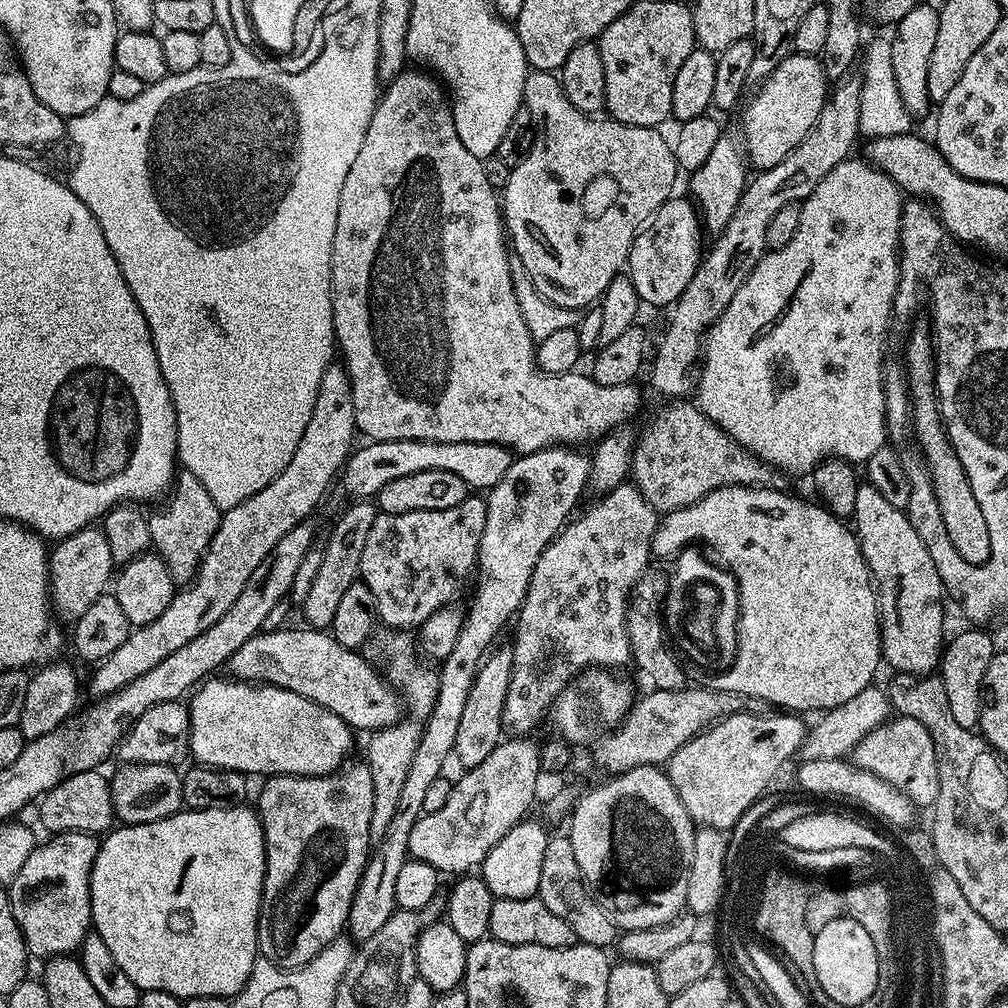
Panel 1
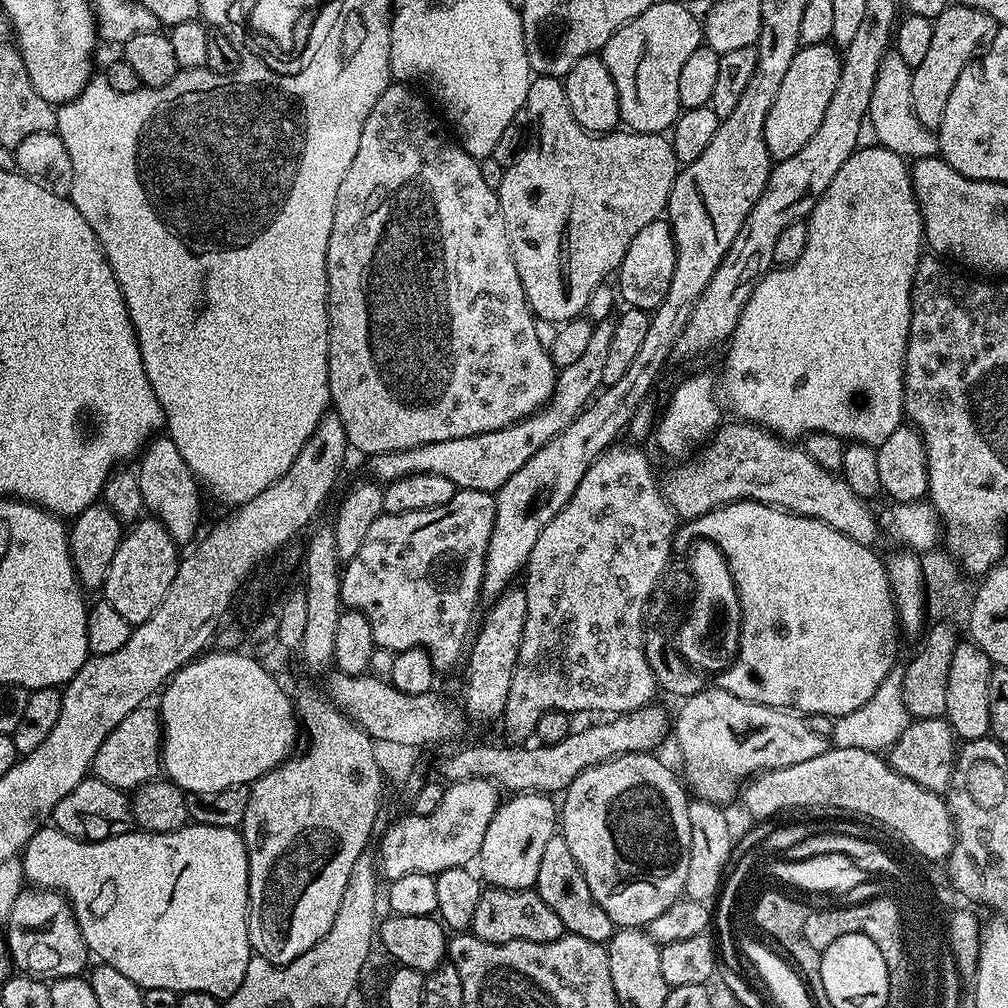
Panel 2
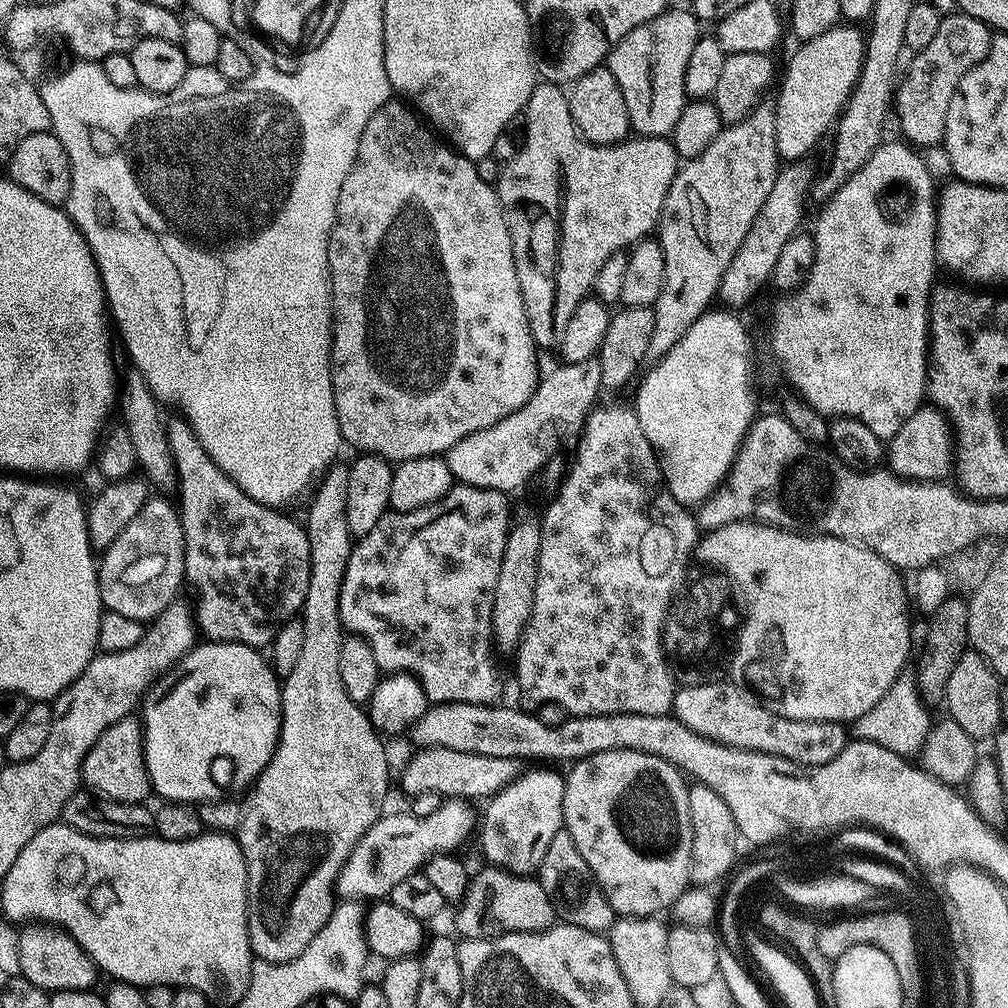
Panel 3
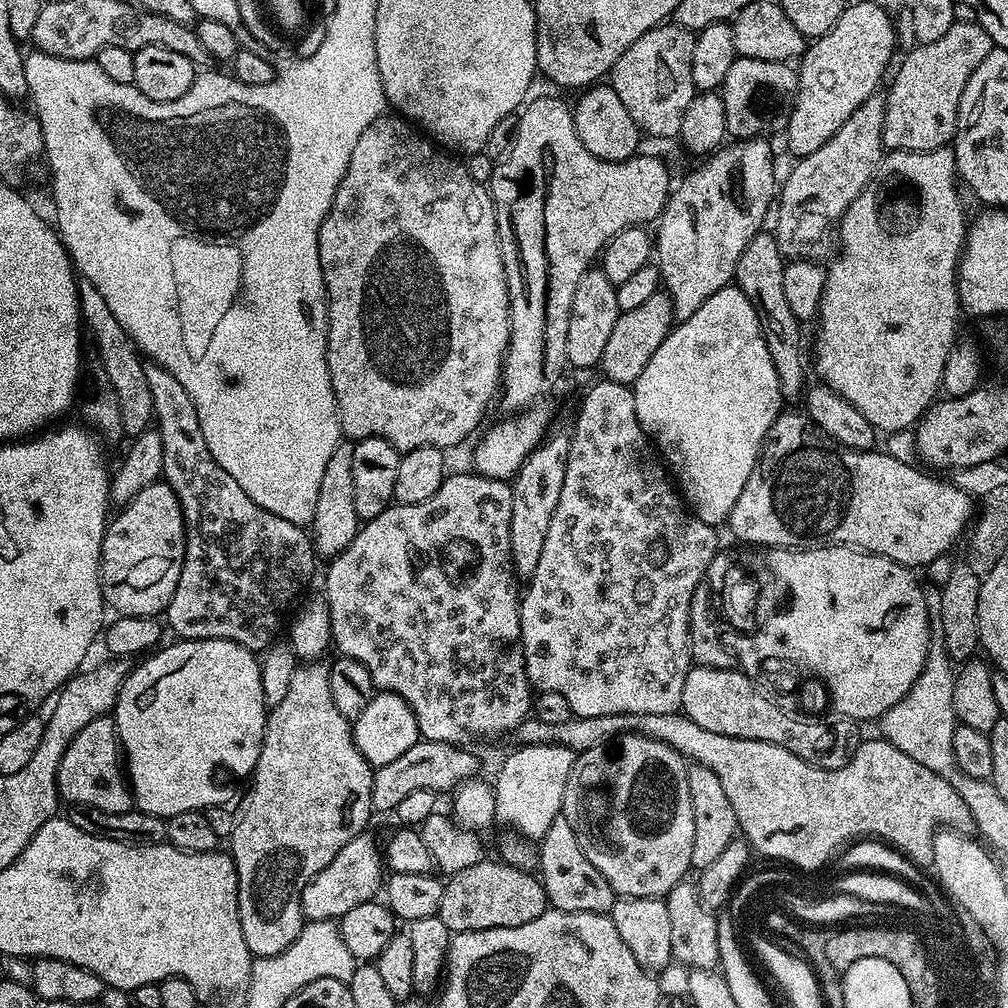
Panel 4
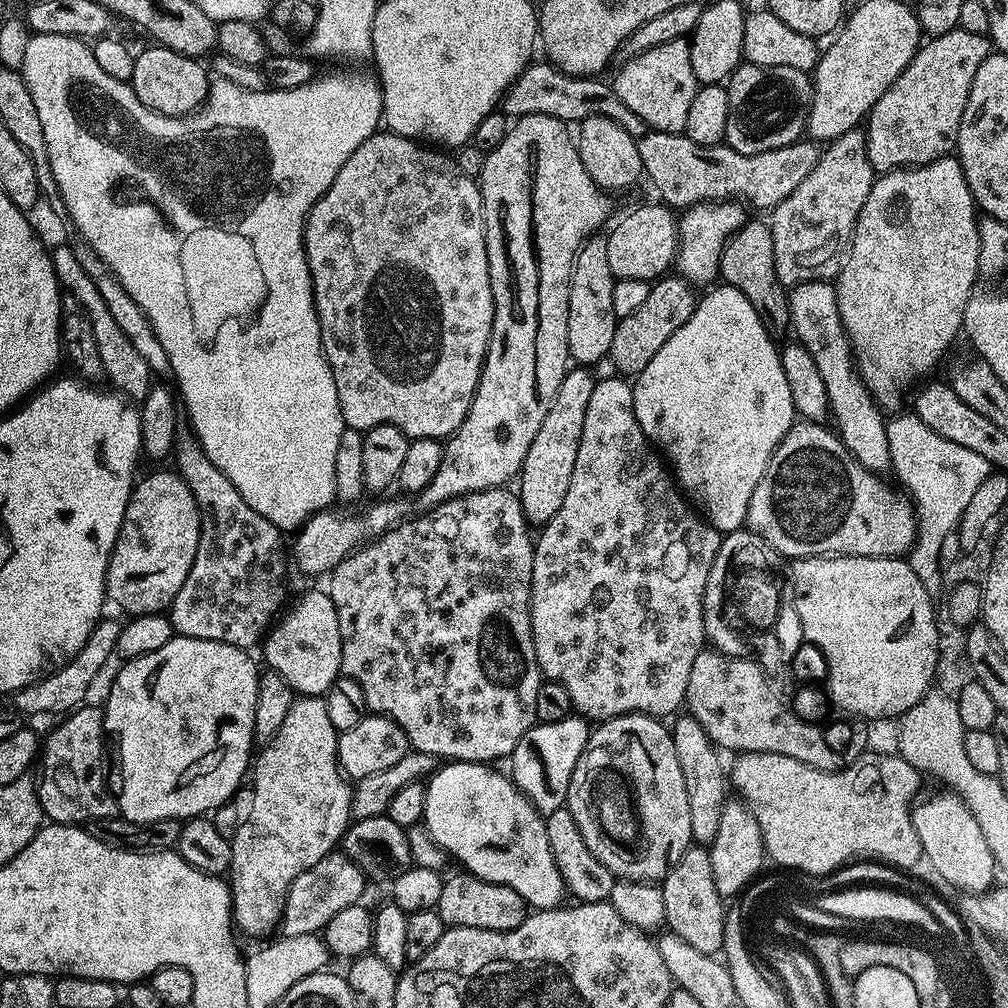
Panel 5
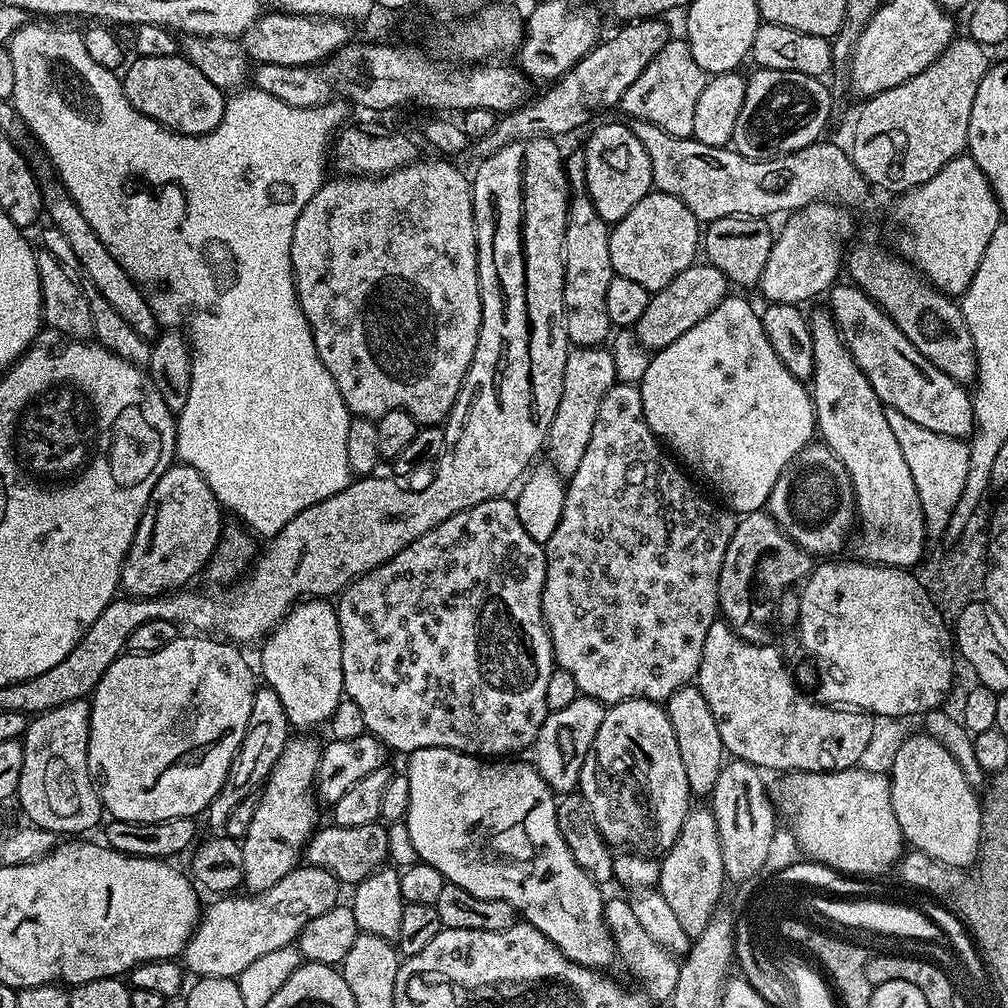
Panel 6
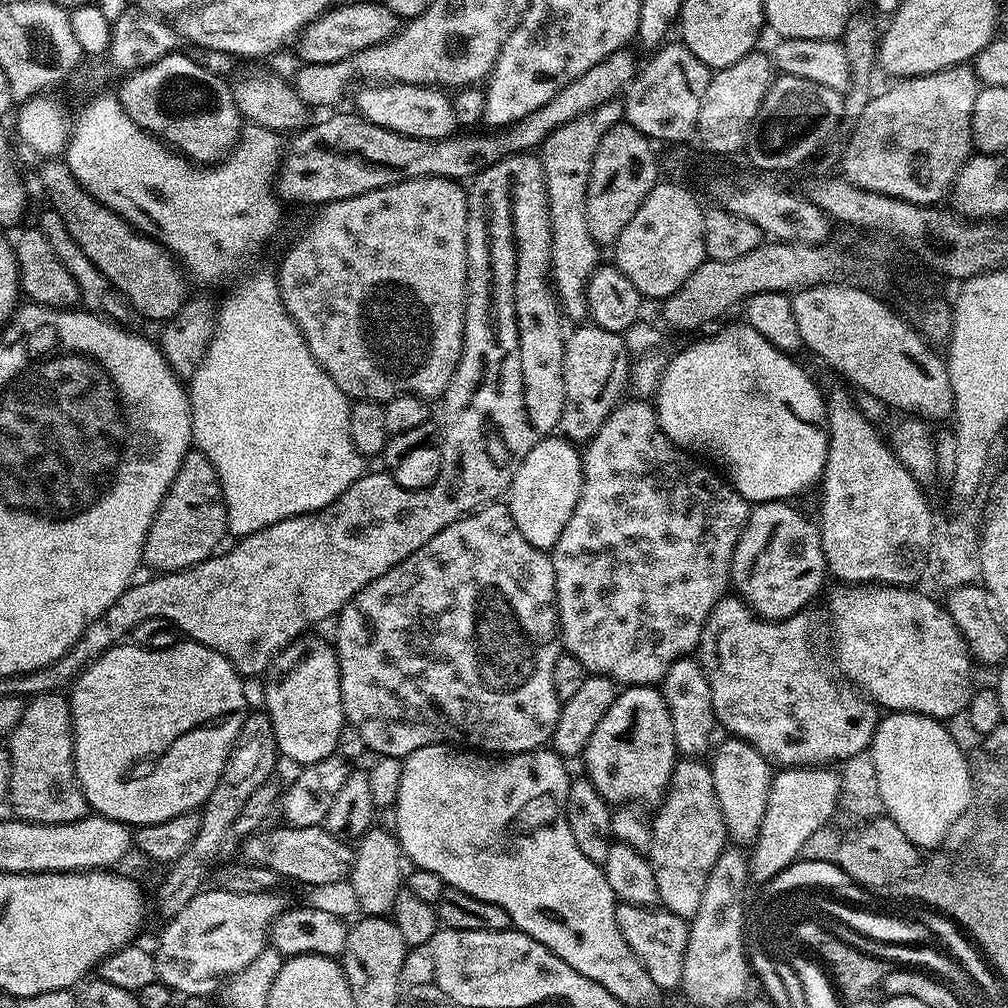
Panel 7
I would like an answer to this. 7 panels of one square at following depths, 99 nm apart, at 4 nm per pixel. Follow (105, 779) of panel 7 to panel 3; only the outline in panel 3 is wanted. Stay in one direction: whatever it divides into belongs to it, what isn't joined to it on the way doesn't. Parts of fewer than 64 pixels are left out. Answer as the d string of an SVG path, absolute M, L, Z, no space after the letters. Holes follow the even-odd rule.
M200 642L193 646L173 668L168 669L164 675L157 678L151 688L144 693L142 707L138 712L144 729L144 761L148 767L148 781L152 784L152 792L155 795L160 795L159 799L161 801L195 805L197 802L205 800L218 800L225 795L224 787L227 784L251 785L263 768L267 766L268 759L272 757L272 750L280 731L280 693L274 690L274 688L272 692L274 672L270 667L269 661L265 657L263 660L260 655L261 653L257 649L250 647L250 645Z

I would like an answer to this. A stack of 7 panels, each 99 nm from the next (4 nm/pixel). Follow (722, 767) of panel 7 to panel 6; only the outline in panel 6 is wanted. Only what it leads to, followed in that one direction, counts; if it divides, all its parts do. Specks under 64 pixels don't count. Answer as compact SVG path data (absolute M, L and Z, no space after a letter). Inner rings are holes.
M729 759L714 782L710 807L718 822L718 842L722 846L722 866L725 877L732 880L748 880L764 868L772 843L776 840L778 812L770 799L770 792L764 789L761 769L750 762Z

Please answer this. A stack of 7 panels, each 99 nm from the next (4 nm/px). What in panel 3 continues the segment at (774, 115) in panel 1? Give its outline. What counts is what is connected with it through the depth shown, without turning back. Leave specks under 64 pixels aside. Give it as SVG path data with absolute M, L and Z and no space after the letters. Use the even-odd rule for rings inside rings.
M844 22L839 26L826 30L826 34L818 34L818 38L810 38L803 41L799 45L800 49L793 54L788 60L788 65L782 68L782 79L779 81L780 93L777 94L776 100L774 99L774 107L776 109L776 155L781 161L784 162L800 162L805 159L804 155L823 138L824 135L829 135L830 129L835 125L836 121L840 119L840 113L844 111L844 104L850 98L850 94L854 90L856 80L860 76L860 72L864 69L864 50L866 47L866 36L863 31L859 32L859 27L853 26L851 23Z

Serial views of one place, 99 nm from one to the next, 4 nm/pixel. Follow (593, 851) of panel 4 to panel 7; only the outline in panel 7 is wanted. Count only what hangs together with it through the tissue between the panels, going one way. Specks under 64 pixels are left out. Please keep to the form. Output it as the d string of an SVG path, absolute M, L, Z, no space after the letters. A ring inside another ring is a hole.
M631 686L625 687L623 691L617 695L616 701L610 706L610 710L606 710L606 714L602 718L602 722L598 722L598 726L594 726L594 734L590 734L590 742L582 753L582 761L584 760L584 768L586 771L586 778L594 786L594 790L598 790L598 794L602 794L602 798L608 801L612 806L624 806L629 802L636 802L632 800L653 800L659 802L664 799L664 793L668 790L668 783L672 777L672 772L676 768L678 753L676 750L676 743L674 742L674 726L670 718L670 710L666 706L664 696L660 692L659 687L649 686L646 688L633 688Z

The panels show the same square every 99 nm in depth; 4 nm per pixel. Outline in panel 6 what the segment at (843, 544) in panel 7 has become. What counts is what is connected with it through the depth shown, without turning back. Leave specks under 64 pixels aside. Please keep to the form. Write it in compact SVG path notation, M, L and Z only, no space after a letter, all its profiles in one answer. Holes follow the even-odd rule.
M823 311L808 316L810 338L814 342L810 395L819 439L846 466L852 483L858 532L860 528L855 555L869 564L883 564L886 568L915 569L926 556L918 490L901 447L886 422L884 403L874 394L874 386L870 386L858 362L854 362L831 311Z

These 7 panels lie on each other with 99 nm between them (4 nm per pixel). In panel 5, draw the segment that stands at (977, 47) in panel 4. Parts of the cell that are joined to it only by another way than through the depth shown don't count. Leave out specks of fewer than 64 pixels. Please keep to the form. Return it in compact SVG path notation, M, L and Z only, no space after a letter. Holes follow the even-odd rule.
M961 28L921 43L906 70L898 74L894 86L878 98L866 117L866 150L877 173L929 164L955 149L974 74L978 74L978 66L989 54L988 36L970 34L970 30Z

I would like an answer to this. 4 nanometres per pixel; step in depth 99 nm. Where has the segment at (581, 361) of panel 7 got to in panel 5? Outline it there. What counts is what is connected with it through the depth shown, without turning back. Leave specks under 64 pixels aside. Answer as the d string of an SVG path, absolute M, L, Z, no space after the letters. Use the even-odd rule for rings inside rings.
M569 367L568 373L562 378L562 386L558 386L558 394L554 394L554 402L550 402L550 411L546 413L542 427L538 429L538 434L534 434L534 442L530 442L530 450L526 450L526 458L520 467L518 477L518 485L520 484L518 495L524 517L528 519L529 525L548 524L550 518L554 518L554 514L558 514L558 509L566 498L570 478L574 475L574 461L578 458L578 442L582 442L582 422L586 422L586 406L590 402L590 394L594 394L596 381L597 379L587 367Z

